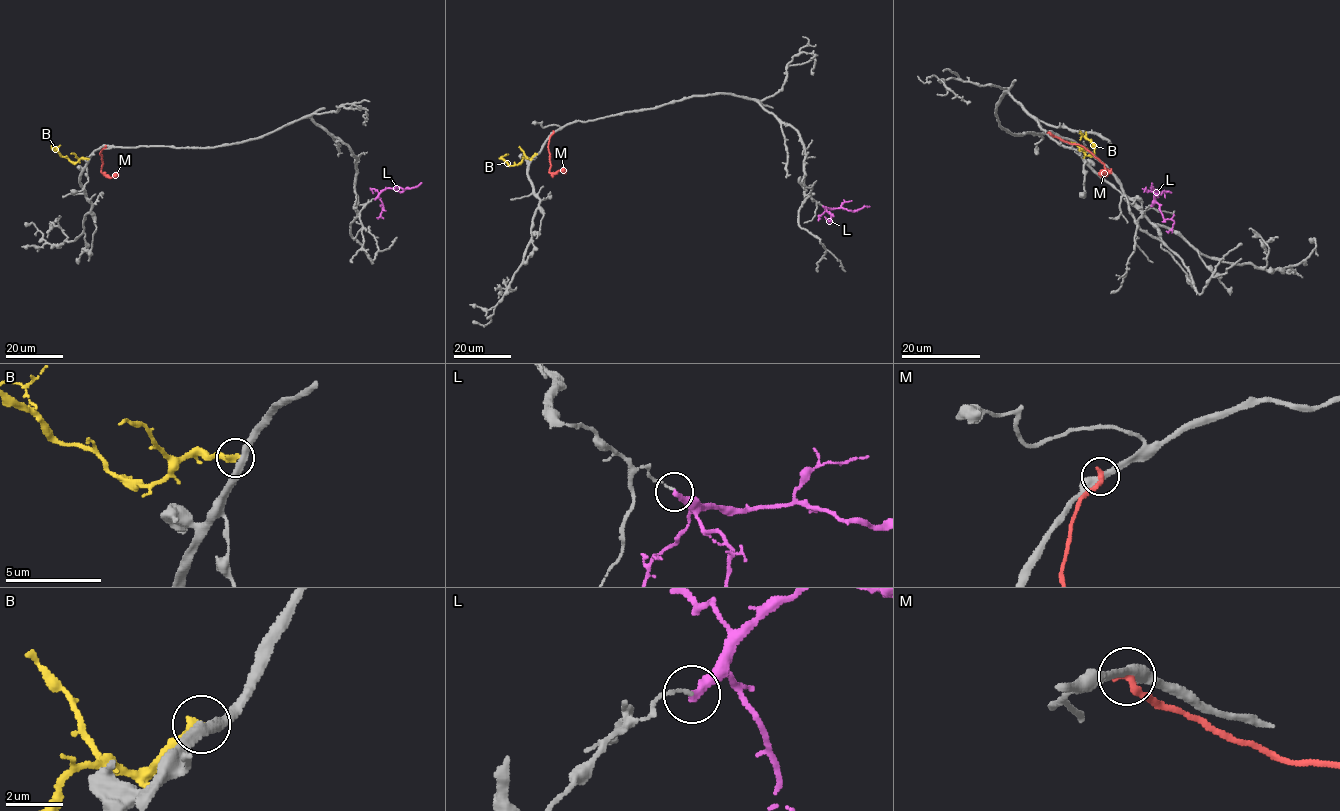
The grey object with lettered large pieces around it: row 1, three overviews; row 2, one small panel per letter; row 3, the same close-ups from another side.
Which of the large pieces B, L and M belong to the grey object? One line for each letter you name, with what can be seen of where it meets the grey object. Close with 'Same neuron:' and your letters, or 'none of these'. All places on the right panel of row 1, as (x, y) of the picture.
Same neuron: none of these

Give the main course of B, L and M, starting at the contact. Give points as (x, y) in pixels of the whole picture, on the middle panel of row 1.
B: (536, 153), (530, 158), (524, 158), (517, 165), (509, 166), (501, 157), (506, 154)
L: (823, 206), (854, 211), (869, 206)
M: (554, 132), (548, 143), (549, 171), (565, 173)

